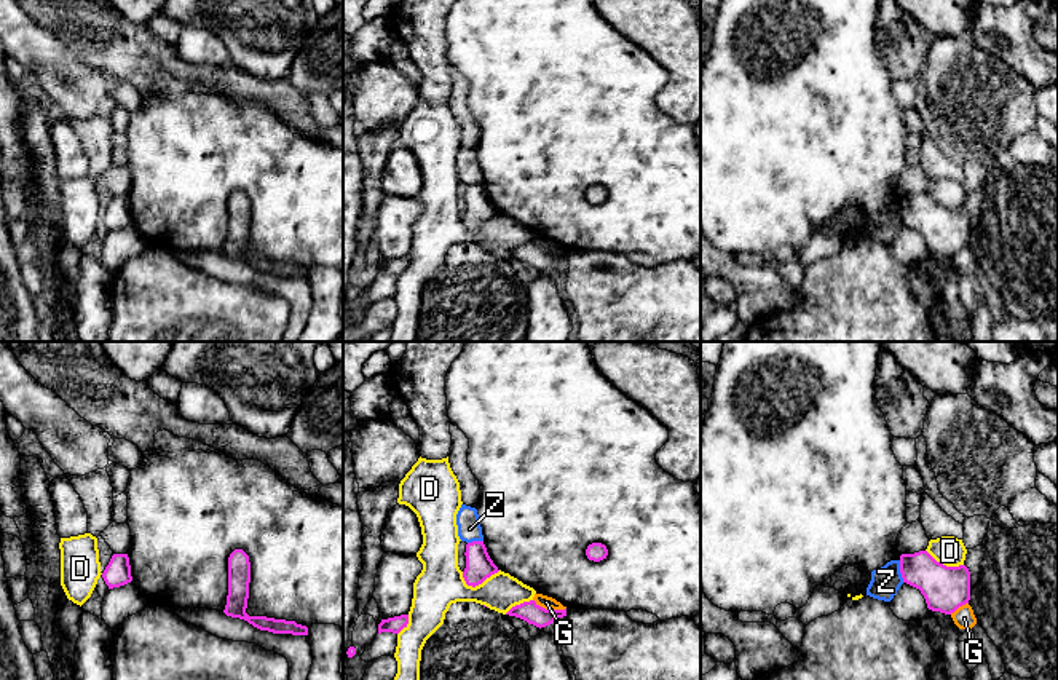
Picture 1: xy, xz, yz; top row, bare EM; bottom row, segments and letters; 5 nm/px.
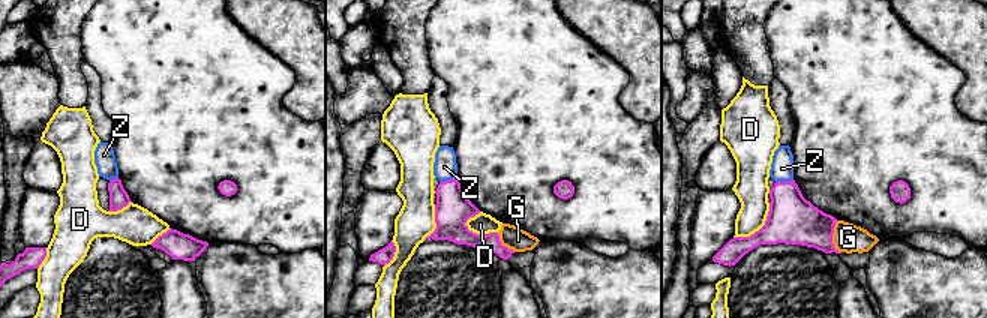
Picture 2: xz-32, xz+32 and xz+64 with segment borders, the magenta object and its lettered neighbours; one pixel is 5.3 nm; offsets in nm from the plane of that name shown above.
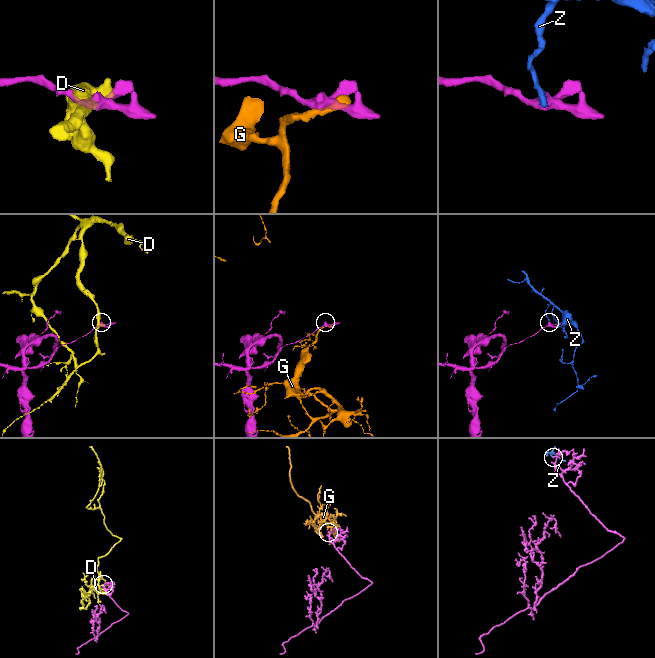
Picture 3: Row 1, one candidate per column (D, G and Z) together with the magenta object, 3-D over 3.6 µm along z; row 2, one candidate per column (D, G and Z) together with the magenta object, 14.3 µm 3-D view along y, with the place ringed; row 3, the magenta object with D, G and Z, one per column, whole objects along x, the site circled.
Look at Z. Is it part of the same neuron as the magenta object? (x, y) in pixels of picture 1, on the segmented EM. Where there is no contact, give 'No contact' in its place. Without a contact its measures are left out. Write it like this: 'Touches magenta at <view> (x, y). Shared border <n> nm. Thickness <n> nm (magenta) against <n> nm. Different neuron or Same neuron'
Touches magenta at yz (900, 572). Shared border 110 nm. Thickness 220 nm (magenta) against 150 nm. Different neuron

